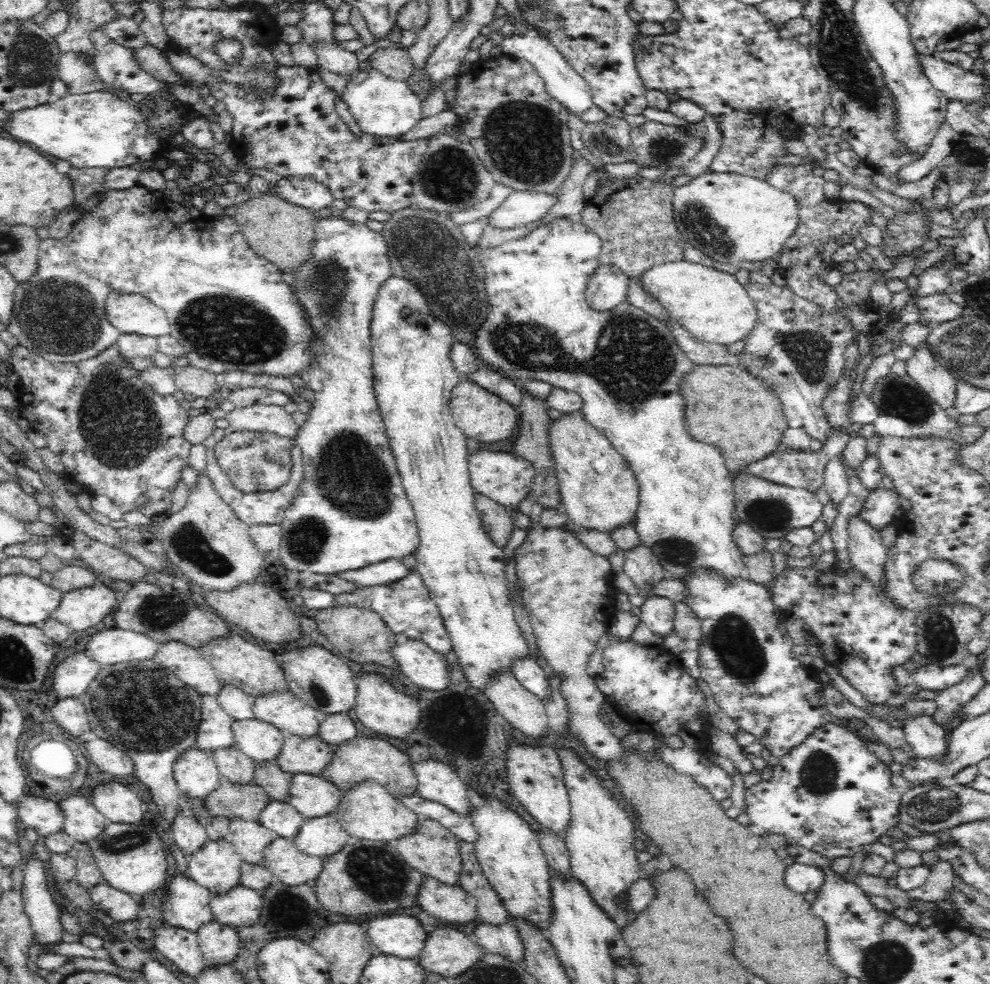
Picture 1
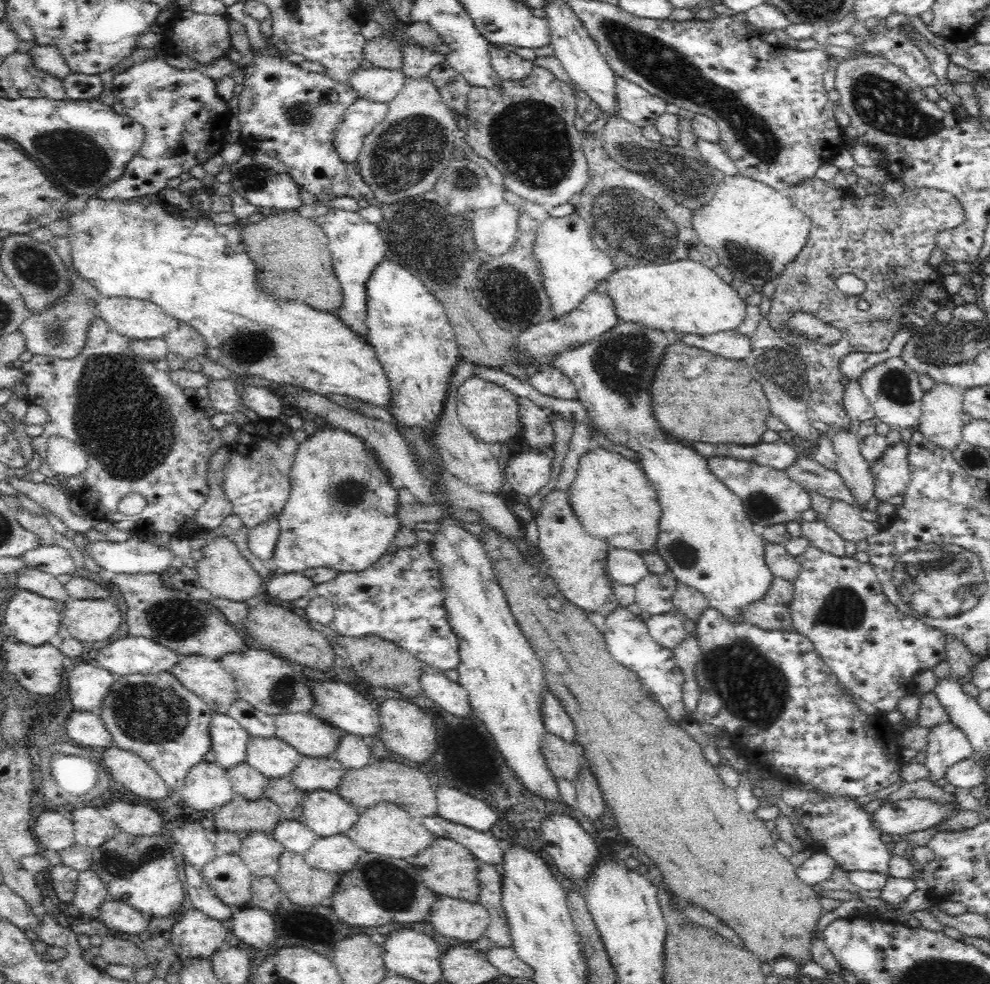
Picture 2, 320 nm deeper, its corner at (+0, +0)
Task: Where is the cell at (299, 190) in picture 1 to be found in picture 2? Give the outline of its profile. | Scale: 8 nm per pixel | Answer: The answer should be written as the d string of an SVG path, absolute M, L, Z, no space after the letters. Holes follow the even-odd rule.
M247 151L244 155L234 162L232 165L228 165L230 169L231 184L233 190L240 194L242 198L248 200L250 204L254 204L256 207L261 207L266 212L278 209L279 211L292 211L299 209L304 205L300 200L299 184L288 173L276 173L269 165L258 164L255 162L252 153Z

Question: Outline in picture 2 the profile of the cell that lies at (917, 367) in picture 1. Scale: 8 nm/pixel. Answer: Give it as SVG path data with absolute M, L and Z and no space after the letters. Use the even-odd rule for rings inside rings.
M939 382L923 394L918 428L932 444L953 451L963 438L963 398L967 390Z

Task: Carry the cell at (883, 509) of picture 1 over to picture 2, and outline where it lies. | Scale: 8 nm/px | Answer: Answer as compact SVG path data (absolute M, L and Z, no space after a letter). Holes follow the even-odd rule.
M901 439L890 445L880 458L871 464L875 498L886 503L890 498L904 495L910 480L908 443Z

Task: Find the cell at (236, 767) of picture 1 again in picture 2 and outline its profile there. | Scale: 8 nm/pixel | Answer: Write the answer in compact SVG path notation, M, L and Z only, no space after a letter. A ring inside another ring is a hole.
M240 762L240 764L227 769L227 775L231 780L232 792L235 796L241 796L248 800L264 797L268 779L247 762Z

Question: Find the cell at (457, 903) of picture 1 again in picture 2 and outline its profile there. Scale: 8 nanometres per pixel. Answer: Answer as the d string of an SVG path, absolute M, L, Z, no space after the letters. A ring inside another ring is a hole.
M437 896L436 902L432 905L430 916L426 918L426 922L430 922L434 926L434 934L444 936L442 940L447 938L455 938L461 942L474 942L480 936L485 934L490 922L489 912L485 906L477 902L466 902L460 898L452 898L451 896Z

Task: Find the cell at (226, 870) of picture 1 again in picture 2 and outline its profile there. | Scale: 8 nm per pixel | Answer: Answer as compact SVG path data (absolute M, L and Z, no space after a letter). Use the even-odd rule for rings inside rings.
M224 854L205 864L201 870L208 888L224 904L246 907L251 904L253 874L238 854Z

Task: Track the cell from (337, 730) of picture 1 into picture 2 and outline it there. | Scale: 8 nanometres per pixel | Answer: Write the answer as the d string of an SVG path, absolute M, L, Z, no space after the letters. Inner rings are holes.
M344 733L338 742L334 757L342 763L345 770L358 770L374 761L370 747L369 740L364 736Z

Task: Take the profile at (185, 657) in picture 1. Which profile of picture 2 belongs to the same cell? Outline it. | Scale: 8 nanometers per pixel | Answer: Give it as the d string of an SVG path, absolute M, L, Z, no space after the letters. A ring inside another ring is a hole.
M190 654L181 657L170 672L216 714L227 714L237 699L235 682L220 665L219 659Z

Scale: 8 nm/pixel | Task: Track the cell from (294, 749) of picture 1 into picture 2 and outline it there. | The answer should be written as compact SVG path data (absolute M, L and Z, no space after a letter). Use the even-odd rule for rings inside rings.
M304 756L290 777L297 790L308 794L318 790L336 792L344 774L345 767L335 757Z

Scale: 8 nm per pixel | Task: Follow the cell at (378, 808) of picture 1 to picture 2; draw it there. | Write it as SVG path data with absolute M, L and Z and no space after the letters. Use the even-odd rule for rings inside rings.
M378 802L368 808L360 808L356 824L348 830L350 837L358 848L390 858L411 860L412 856L426 850L435 836L422 824L419 817L412 818L409 812L392 802Z

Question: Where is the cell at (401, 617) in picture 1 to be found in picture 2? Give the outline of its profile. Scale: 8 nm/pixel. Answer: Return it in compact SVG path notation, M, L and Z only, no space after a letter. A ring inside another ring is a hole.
M418 541L414 546L400 547L394 554L384 554L367 570L339 572L330 582L316 585L318 594L334 605L332 629L344 637L376 635L395 642L431 670L457 669L459 639L446 619L440 568L431 553L430 542Z

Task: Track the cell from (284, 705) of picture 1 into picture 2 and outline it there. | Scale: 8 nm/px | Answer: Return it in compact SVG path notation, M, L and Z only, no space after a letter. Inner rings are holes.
M292 712L274 717L276 736L303 757L332 758L344 731L310 712Z

